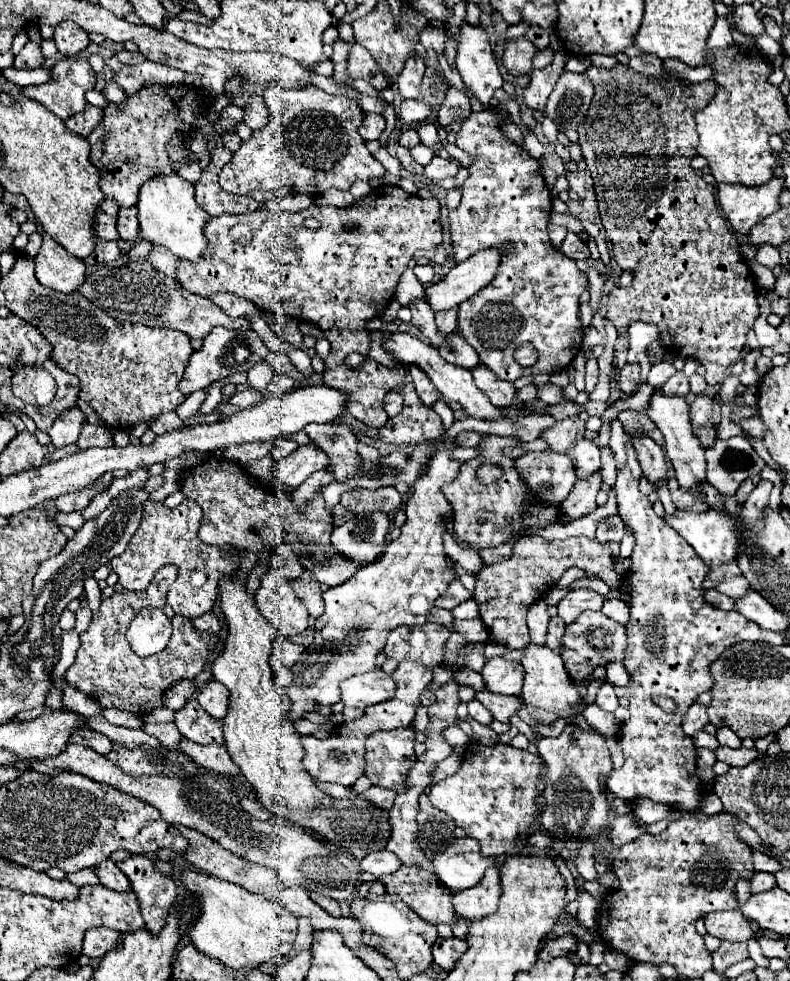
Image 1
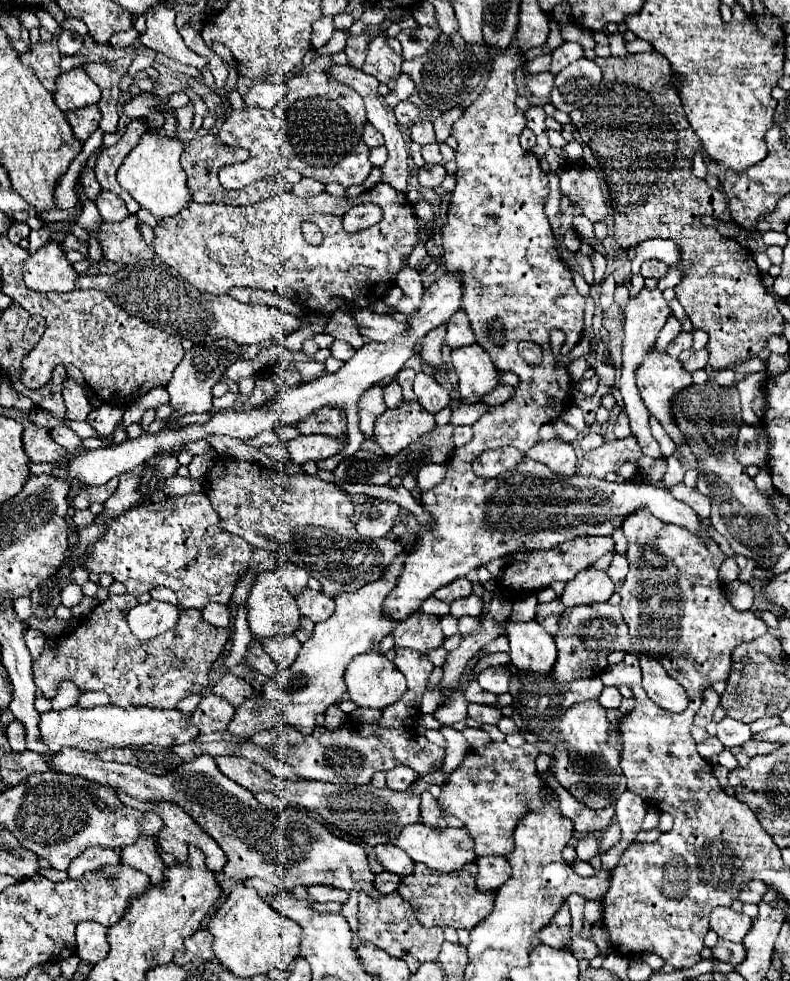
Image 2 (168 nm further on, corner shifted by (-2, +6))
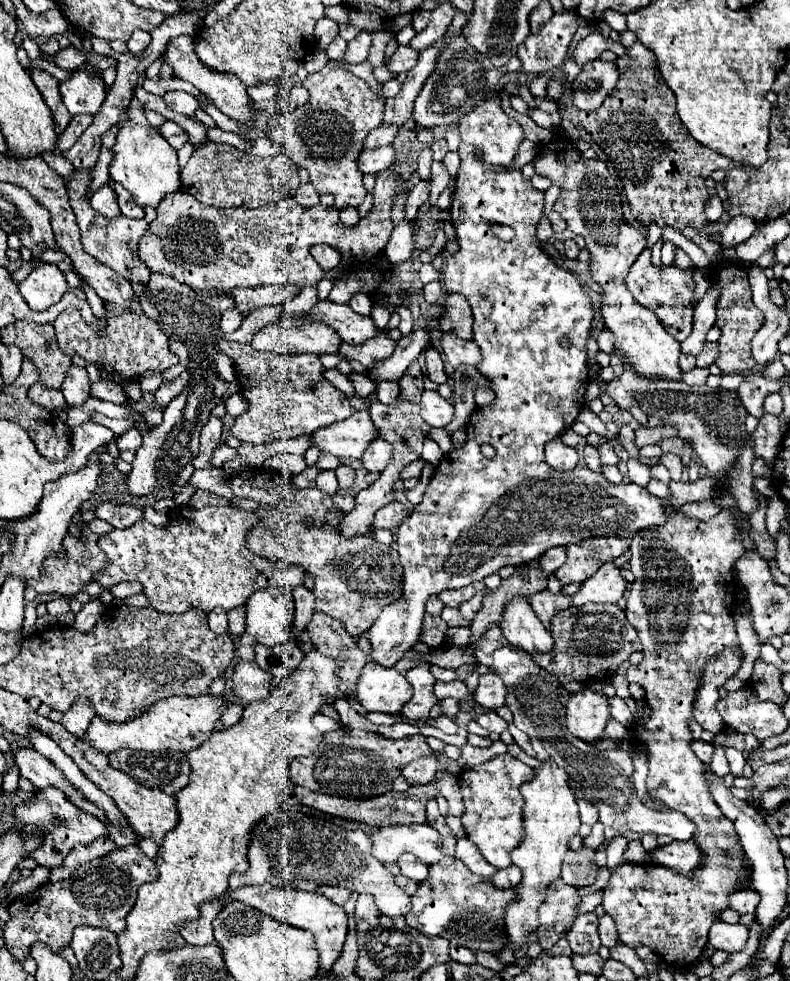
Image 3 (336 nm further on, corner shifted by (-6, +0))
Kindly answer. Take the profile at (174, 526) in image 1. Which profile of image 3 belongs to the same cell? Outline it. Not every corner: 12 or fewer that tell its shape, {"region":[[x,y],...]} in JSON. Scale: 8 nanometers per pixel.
{"region":[[179,508],[99,538],[105,588],[159,612],[243,606],[305,570],[245,542],[259,516]]}

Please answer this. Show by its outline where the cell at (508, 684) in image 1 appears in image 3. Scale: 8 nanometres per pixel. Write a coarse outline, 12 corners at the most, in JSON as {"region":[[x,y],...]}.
{"region":[[497,674],[479,676],[477,704],[505,706],[507,688]]}

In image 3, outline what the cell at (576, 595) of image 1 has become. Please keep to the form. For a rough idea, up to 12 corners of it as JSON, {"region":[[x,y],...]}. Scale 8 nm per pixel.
{"region":[[605,562],[573,596],[615,604],[627,582],[613,562]]}

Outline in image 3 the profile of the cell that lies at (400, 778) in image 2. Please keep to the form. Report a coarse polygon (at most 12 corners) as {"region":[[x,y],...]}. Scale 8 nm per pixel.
{"region":[[433,756],[415,760],[403,768],[403,776],[415,786],[435,778]]}

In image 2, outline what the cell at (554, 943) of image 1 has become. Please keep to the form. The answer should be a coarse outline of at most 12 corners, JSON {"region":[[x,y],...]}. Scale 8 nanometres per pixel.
{"region":[[579,934],[571,940],[571,952],[581,958],[595,958],[599,948]]}

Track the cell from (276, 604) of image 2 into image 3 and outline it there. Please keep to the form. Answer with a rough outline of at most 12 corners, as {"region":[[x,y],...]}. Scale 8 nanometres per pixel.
{"region":[[263,588],[245,604],[247,630],[277,646],[293,634],[293,592]]}

